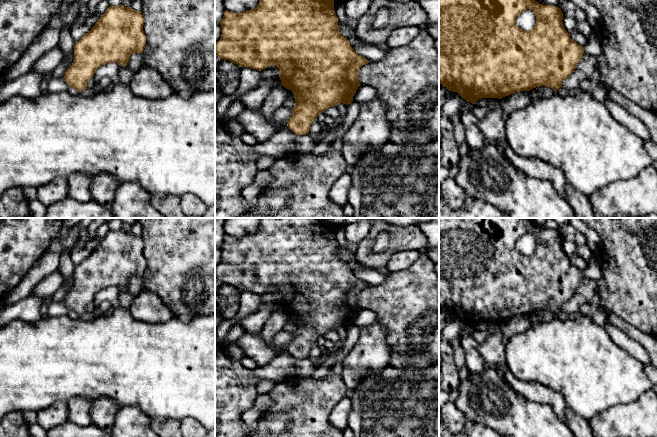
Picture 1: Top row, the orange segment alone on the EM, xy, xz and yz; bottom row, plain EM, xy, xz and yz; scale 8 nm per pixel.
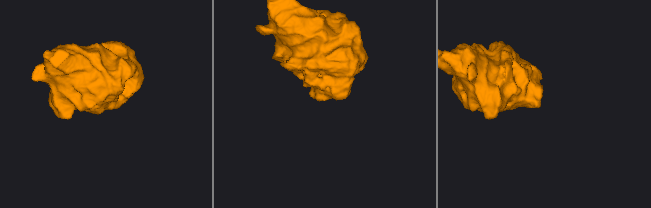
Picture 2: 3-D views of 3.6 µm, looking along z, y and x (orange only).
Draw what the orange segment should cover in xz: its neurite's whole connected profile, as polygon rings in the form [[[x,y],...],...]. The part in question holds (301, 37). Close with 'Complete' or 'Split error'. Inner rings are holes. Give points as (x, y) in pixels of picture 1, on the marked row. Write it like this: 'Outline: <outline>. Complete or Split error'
Outline: [[[259,0],[258,6],[251,10],[241,13],[225,11],[220,22],[222,34],[215,45],[215,53],[239,67],[250,67],[258,71],[276,65],[282,86],[294,93],[296,102],[286,126],[296,135],[306,135],[320,113],[329,107],[340,103],[348,105],[353,101],[353,96],[361,85],[359,70],[370,62],[358,55],[349,40],[340,34],[338,20],[334,0]]]. Complete

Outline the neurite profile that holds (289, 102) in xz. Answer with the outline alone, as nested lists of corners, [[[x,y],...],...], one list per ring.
[[[286,89],[286,90],[287,90],[287,95],[286,95],[286,99],[284,101],[284,106],[292,109],[296,105],[294,93],[289,89]]]

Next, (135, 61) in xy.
[[[133,53],[130,55],[129,61],[126,66],[129,67],[132,71],[137,71],[142,66],[142,54],[141,53]]]

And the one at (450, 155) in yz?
[[[441,130],[440,137],[441,165],[450,169],[460,159],[459,145],[453,131]]]

